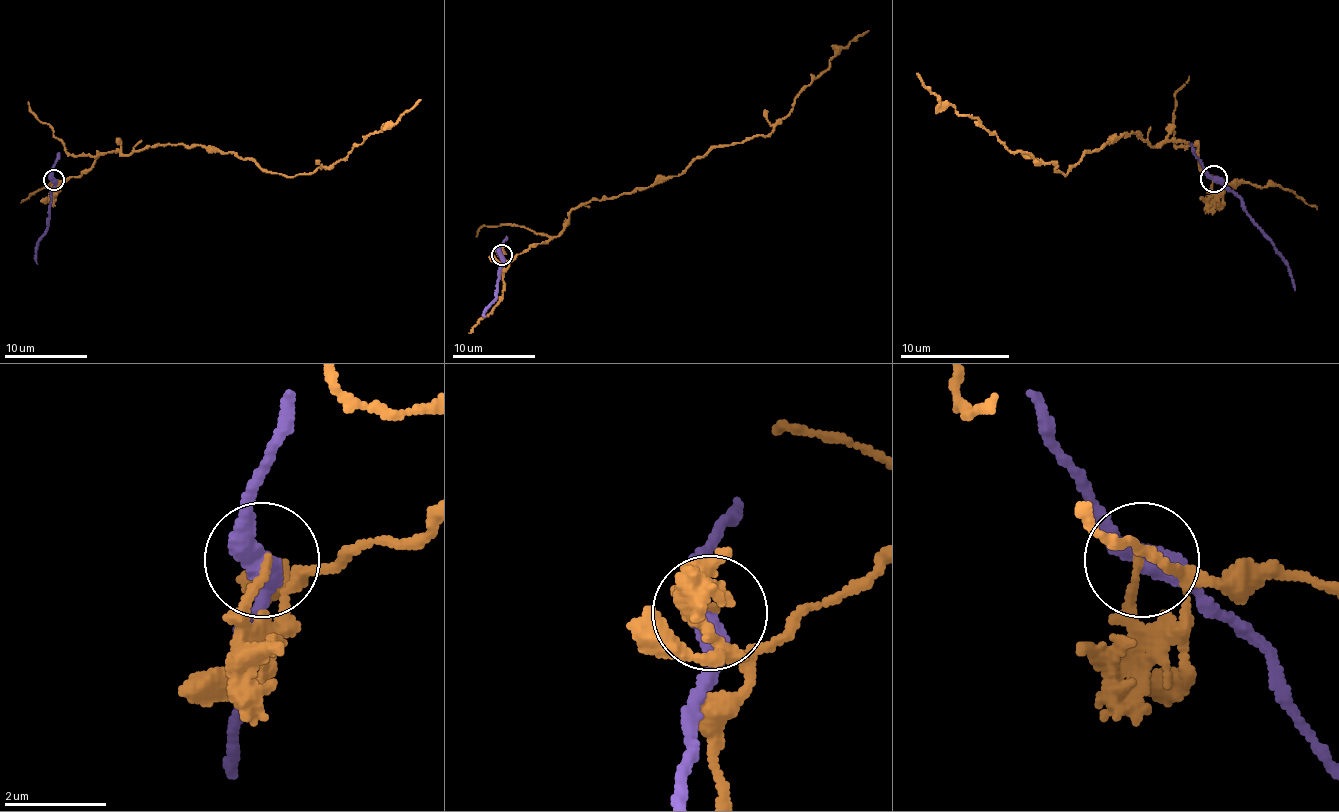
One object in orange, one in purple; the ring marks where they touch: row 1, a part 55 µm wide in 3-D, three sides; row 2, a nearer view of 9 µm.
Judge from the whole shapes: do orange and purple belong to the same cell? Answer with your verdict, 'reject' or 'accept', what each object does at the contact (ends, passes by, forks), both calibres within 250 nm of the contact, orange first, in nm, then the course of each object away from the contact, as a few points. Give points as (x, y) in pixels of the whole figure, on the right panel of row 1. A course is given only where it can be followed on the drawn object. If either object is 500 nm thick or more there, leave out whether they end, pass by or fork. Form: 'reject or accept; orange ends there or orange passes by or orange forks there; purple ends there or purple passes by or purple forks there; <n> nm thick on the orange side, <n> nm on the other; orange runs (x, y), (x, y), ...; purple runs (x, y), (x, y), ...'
reject; orange ends there; purple passes by; 170 nm thick on the orange side, 440 nm on the other; orange runs (1213, 181), (1215, 192), (1224, 184), (1191, 142), (1152, 145), (1136, 131), (1064, 175), (1012, 153), (916, 74); purple runs (1213, 178), (1240, 200), (1243, 211), (1287, 266), (1295, 291)

